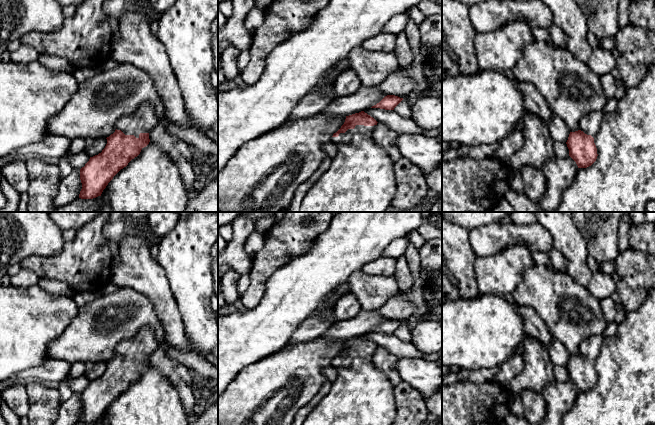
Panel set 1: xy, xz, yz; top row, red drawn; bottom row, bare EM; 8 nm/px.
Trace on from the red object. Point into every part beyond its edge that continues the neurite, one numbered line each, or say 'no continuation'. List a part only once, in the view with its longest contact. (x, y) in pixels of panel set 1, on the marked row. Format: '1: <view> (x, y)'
1: xz (346, 137)

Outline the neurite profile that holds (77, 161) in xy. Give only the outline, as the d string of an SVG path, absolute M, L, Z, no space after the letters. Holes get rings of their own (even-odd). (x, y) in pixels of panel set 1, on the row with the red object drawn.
M86 150L77 153L75 155L69 155L69 161L73 169L81 169L89 161L90 156L87 154Z

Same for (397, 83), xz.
M398 67L377 87L386 95L395 95L404 99L415 88L415 84L405 74L404 68Z

